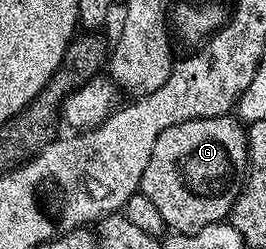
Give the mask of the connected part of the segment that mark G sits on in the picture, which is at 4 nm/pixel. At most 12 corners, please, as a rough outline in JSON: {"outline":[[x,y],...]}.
{"outline":[[237,116],[176,123],[141,192],[174,233],[225,221],[250,160]]}

